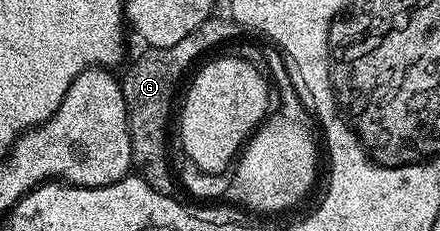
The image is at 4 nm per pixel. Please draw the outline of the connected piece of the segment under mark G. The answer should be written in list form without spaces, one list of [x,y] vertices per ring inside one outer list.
[[[211,16],[210,20],[200,23],[200,27],[192,31],[192,35],[180,39],[180,43],[172,43],[172,47],[147,48],[146,53],[140,54],[131,63],[130,70],[124,75],[121,74],[122,94],[132,143],[132,169],[157,193],[173,194],[174,185],[176,189],[176,177],[175,174],[174,177],[170,174],[170,161],[166,158],[166,124],[170,121],[170,104],[174,101],[178,80],[185,75],[186,68],[201,53],[216,48],[221,41],[232,40],[237,33],[240,33],[237,21],[218,16]]]

